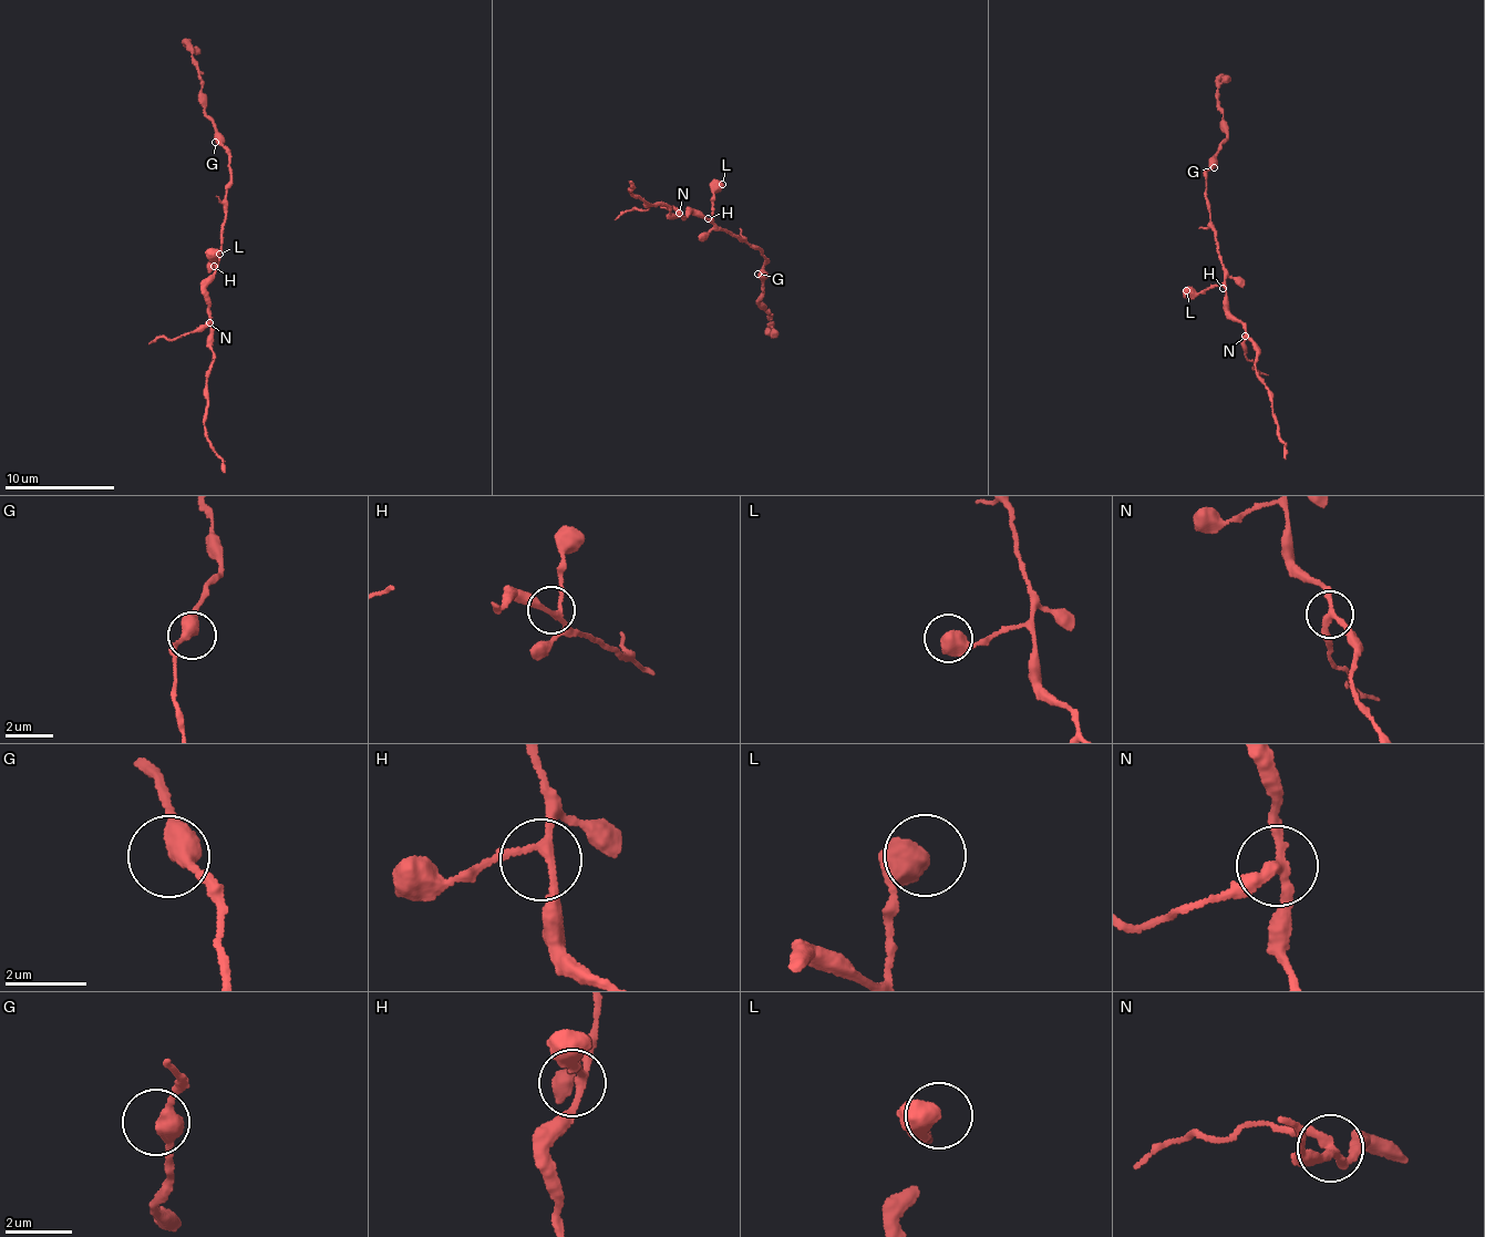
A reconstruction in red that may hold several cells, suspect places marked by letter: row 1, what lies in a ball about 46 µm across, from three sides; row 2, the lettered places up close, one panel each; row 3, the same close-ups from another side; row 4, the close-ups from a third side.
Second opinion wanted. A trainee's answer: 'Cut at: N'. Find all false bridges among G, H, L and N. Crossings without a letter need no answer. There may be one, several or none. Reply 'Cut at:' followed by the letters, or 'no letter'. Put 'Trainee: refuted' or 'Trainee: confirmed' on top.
Trainee: confirmed
Cut at: N

